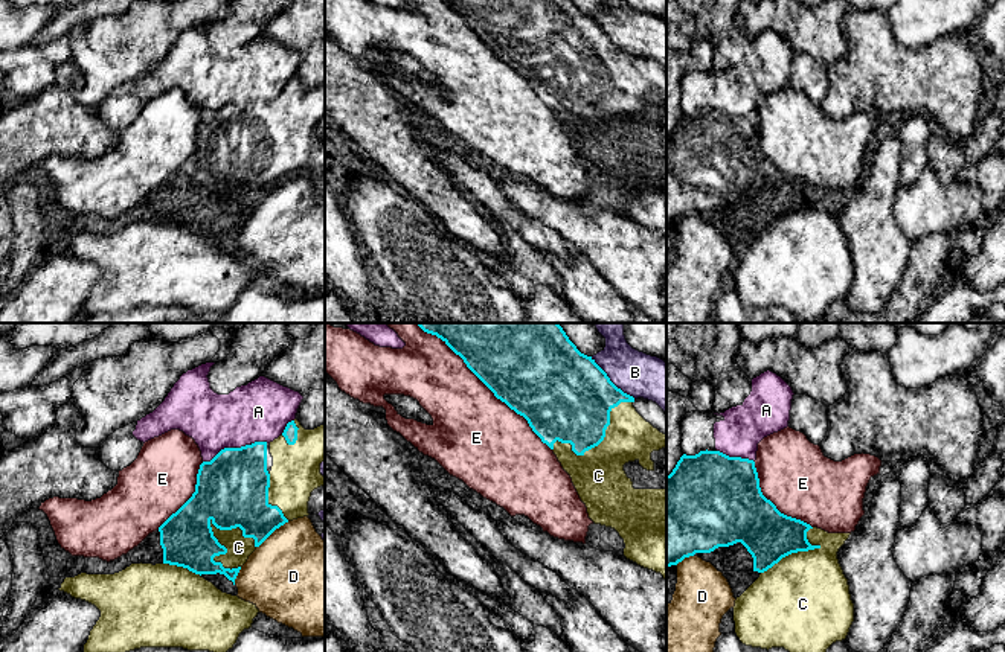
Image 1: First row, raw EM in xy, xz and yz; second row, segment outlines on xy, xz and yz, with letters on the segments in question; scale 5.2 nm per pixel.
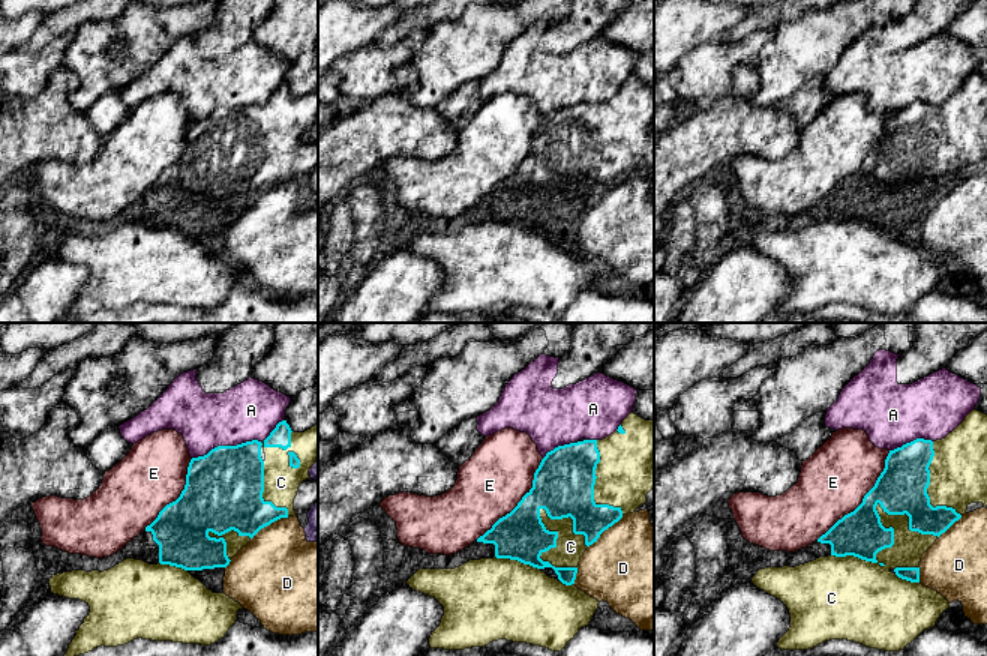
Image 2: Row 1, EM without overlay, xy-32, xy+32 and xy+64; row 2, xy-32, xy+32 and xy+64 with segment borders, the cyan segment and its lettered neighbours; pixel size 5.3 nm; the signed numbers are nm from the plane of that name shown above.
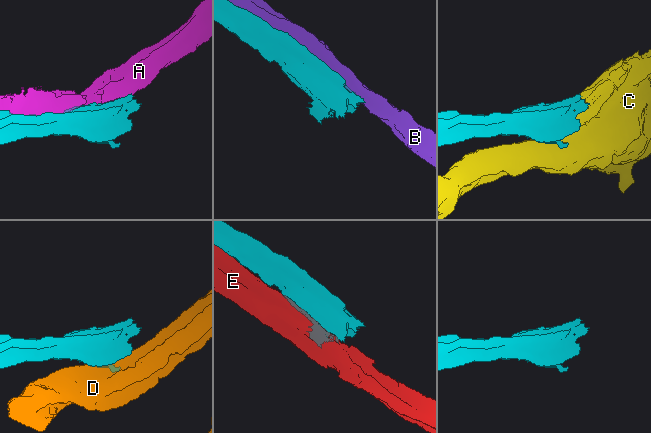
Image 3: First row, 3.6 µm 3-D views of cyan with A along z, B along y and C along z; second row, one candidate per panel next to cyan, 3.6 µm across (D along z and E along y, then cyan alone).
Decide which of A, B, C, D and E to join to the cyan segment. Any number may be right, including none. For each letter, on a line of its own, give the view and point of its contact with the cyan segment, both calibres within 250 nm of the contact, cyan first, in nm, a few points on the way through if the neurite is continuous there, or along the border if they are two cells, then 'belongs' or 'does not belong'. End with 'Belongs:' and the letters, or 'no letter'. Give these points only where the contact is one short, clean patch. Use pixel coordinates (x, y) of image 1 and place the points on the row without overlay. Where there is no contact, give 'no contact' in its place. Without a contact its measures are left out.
A: contact xy (226, 107); calibres 380 and 300 nm; does not belong
B: contact xz (610, 40); calibres 480 and 240 nm; does not belong
C: contact xy (223, 212); calibres 280 and 130 nm; does not belong
D: contact xy (272, 191); calibres 300 and 460 nm; does not belong
E: contact xz (499, 57); calibres 440 and 480 nm; does not belong
Belongs: no letter

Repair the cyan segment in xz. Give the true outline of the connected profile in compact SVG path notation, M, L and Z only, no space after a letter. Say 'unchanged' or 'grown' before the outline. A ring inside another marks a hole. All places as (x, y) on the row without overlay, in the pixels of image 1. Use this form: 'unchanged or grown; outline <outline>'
unchanged; outline M445 0L467 26L517 73L523 75L532 90L554 108L554 102L570 102L576 114L598 105L610 84L610 70L634 56L618 47L592 15L581 12L572 0Z

